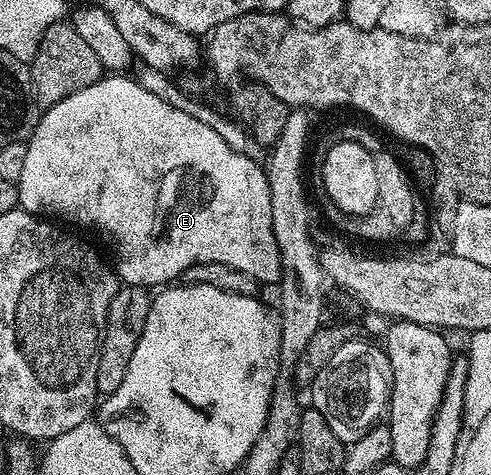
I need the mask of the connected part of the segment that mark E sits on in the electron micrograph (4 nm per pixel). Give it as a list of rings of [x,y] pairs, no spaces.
[[[110,73],[88,85],[88,89],[80,89],[80,93],[72,93],[72,97],[64,97],[64,101],[45,108],[37,125],[34,126],[34,132],[30,135],[26,148],[28,154],[24,156],[24,170],[20,173],[20,181],[17,183],[18,207],[36,216],[41,216],[43,213],[49,213],[51,216],[59,215],[70,223],[79,223],[82,227],[95,227],[100,234],[107,235],[114,242],[114,255],[118,258],[116,274],[125,286],[158,289],[163,285],[173,284],[184,273],[184,269],[192,265],[200,265],[204,261],[232,265],[232,269],[240,269],[240,273],[248,273],[248,277],[252,277],[260,285],[266,283],[274,285],[282,278],[281,255],[277,247],[276,235],[273,233],[269,183],[266,180],[263,164],[257,158],[236,152],[219,133],[210,129],[207,124],[196,121],[191,114],[184,113],[183,110],[176,109],[165,101],[160,101],[160,98],[153,93],[148,93],[147,89],[138,84],[137,78],[127,77],[122,73]]]

